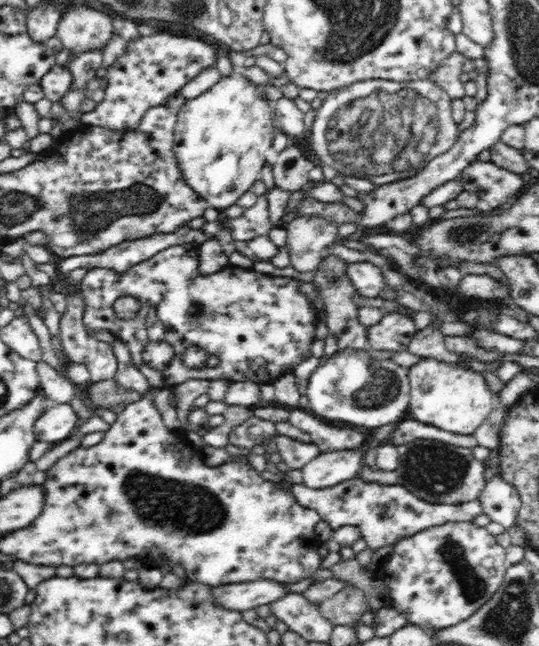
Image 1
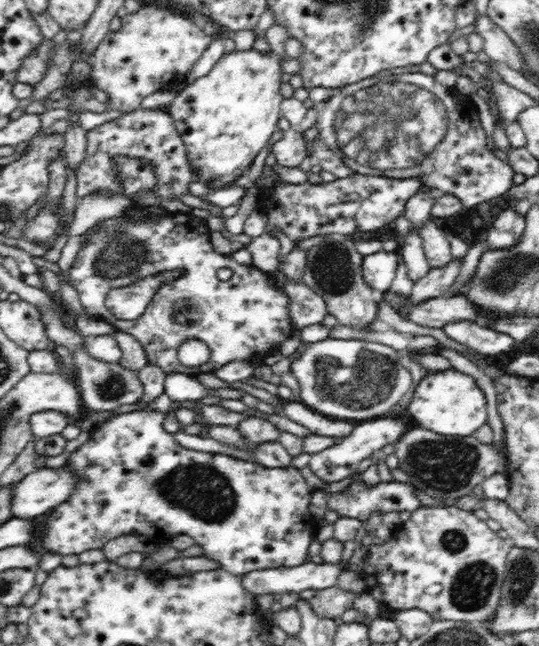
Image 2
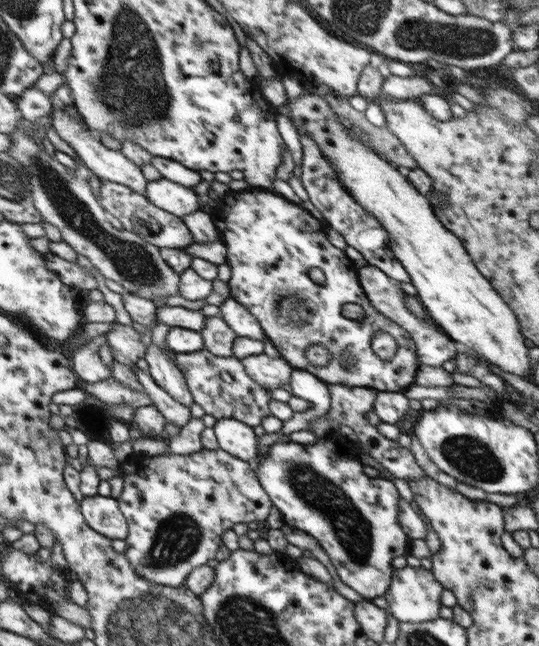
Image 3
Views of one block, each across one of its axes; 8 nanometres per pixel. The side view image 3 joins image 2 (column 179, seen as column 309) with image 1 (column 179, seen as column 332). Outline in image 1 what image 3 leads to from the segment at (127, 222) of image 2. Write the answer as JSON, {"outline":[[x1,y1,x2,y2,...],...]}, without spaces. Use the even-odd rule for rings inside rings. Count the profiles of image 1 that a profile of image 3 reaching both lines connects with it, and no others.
{"outline":[[178,244,178,246,170,246,170,248,164,248,164,250,160,250,160,252,156,252,156,254,154,256,151,256,150,258,148,258,148,260,144,260,144,262,138,262,138,264,134,264,134,266,130,266,130,268,128,268,128,270,125,270,123,273,119,273,116,272,115,270,110,270,109,268,90,268,90,270,88,270,88,272,85,274,85,277,81,280,80,284,80,294,82,296,82,300,84,301,84,314,83,314,83,325,85,326,85,330,87,330,87,333,92,335,94,334,94,332,100,332,100,330,107,330,108,332,112,333,113,336,116,339,121,340,121,342,124,342,125,345,129,348,130,351,130,356,131,356,131,361,133,362,133,365,140,370,140,372,147,378,147,381,150,383,150,386,153,387,154,389,157,388,162,388,162,387,167,387,167,388,172,388,177,384,182,384,182,382,186,382,187,380,196,380,196,379,200,379,200,380,216,380,216,379,228,379,231,380,231,382,242,382,242,380,249,380,250,382,253,382,254,384,268,384,271,382,274,382,276,380,278,380,278,378,282,377,286,372,292,372,292,370,290,371,286,371,288,370,288,368,294,368,294,365,299,364,300,362,302,362,302,360,304,360,305,358,310,358,310,356,312,356,312,352,310,352,310,344,312,344,312,342,315,341,314,338,314,332,316,332,316,322,317,320,317,315,318,312,316,312,316,309,314,309,314,307,312,307,312,303,310,303,310,299,308,299,308,297,305,297,305,295,300,291,300,286,299,286,299,282,296,279,293,279,291,277,275,277,275,276,270,276,270,275,266,275,266,274,262,274,259,273,257,271,254,271,252,268,240,268,240,267,234,267,231,264,228,264,226,267,224,267,222,270,220,270,220,272,215,272,209,275,200,275,200,273,198,273,198,266,199,266,199,245,196,244],[122,297,134,297,140,305,140,308,138,309,138,312,136,313,136,316,133,319,120,319,120,317,118,317,118,315,116,315,116,311,114,311,114,302,116,302,116,300,118,300,118,298,122,298],[150,308,154,308,154,310,156,310,156,321,157,324,159,325,163,325,165,327,165,339,166,341,168,341,168,343,170,343,170,345,172,345,172,349,174,349,174,358,172,358,172,362,170,362,170,364,168,364,168,366,166,366,166,368,164,368,164,370,154,370,153,368,150,368,149,366,146,366,144,364,144,361,142,360,141,354,142,351,144,350,144,347,146,346,146,344,148,344,148,342,150,342,150,338,148,337,148,333,146,332,146,318,148,318,148,312,150,312],[188,346,199,346,202,350,205,350,207,352,207,354,214,354,218,357,219,360,219,365,214,368,214,367,204,367,204,368,190,368,186,365,184,365,184,361,182,361,182,354,184,354,184,350,186,350,186,348,188,348]]}

